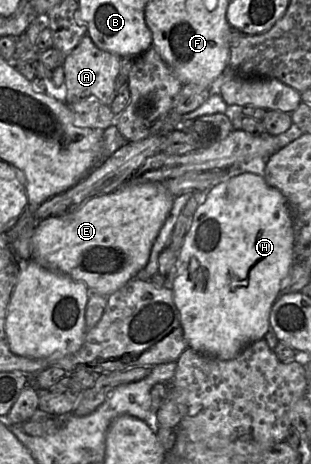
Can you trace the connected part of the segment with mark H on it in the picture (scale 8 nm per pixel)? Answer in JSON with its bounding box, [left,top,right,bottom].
[172,172,295,360]

